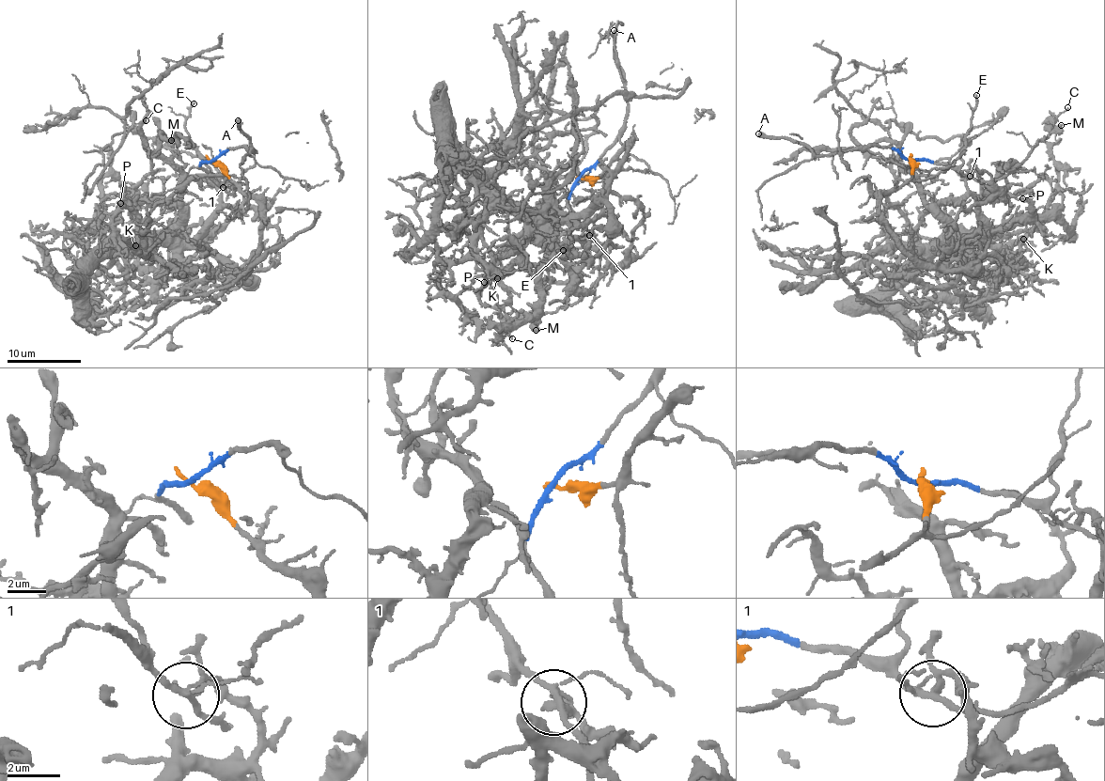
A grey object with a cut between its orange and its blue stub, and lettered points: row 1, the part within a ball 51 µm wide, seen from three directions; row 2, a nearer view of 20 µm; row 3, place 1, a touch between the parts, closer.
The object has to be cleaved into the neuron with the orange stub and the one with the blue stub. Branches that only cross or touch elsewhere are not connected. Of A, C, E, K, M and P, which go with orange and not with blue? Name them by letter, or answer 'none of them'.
K, P

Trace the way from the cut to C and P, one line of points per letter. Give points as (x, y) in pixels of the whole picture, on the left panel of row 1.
C: (210, 161), (200, 166), (233, 195), (234, 188), (210, 163), (189, 151), (163, 148), (134, 127), (146, 121)
P: (210, 161), (256, 202), (259, 254), (241, 274), (175, 233), (181, 210), (158, 197), (119, 202)

